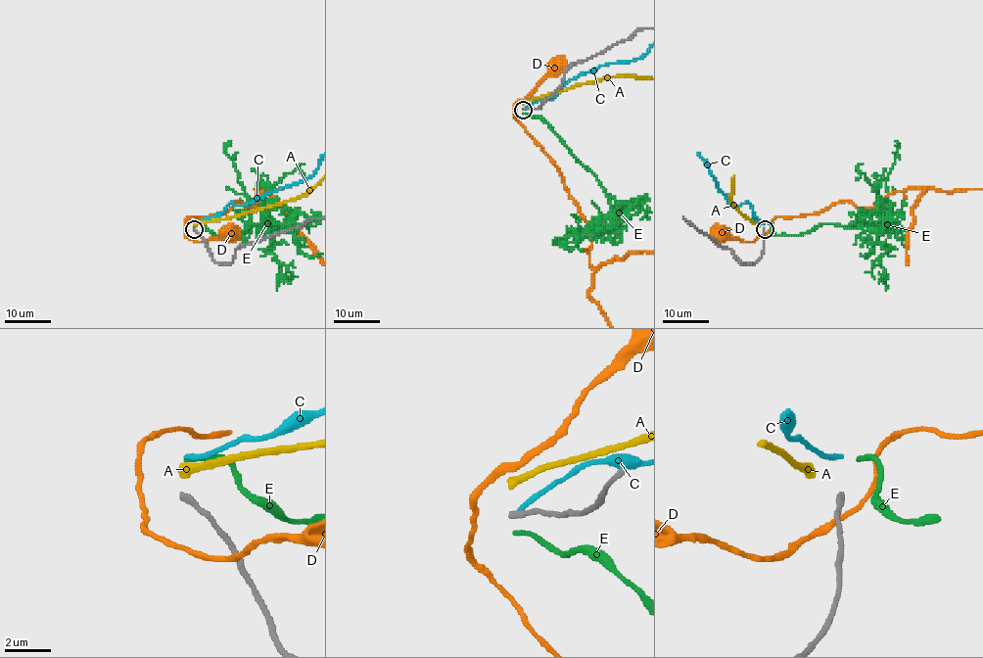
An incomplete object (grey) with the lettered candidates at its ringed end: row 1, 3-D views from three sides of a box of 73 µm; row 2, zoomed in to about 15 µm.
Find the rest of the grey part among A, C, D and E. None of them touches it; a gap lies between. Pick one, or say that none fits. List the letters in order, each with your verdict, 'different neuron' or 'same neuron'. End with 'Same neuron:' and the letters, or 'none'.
A: different neuron
C: different neuron
D: different neuron
E: same neuron
Same neuron: E

